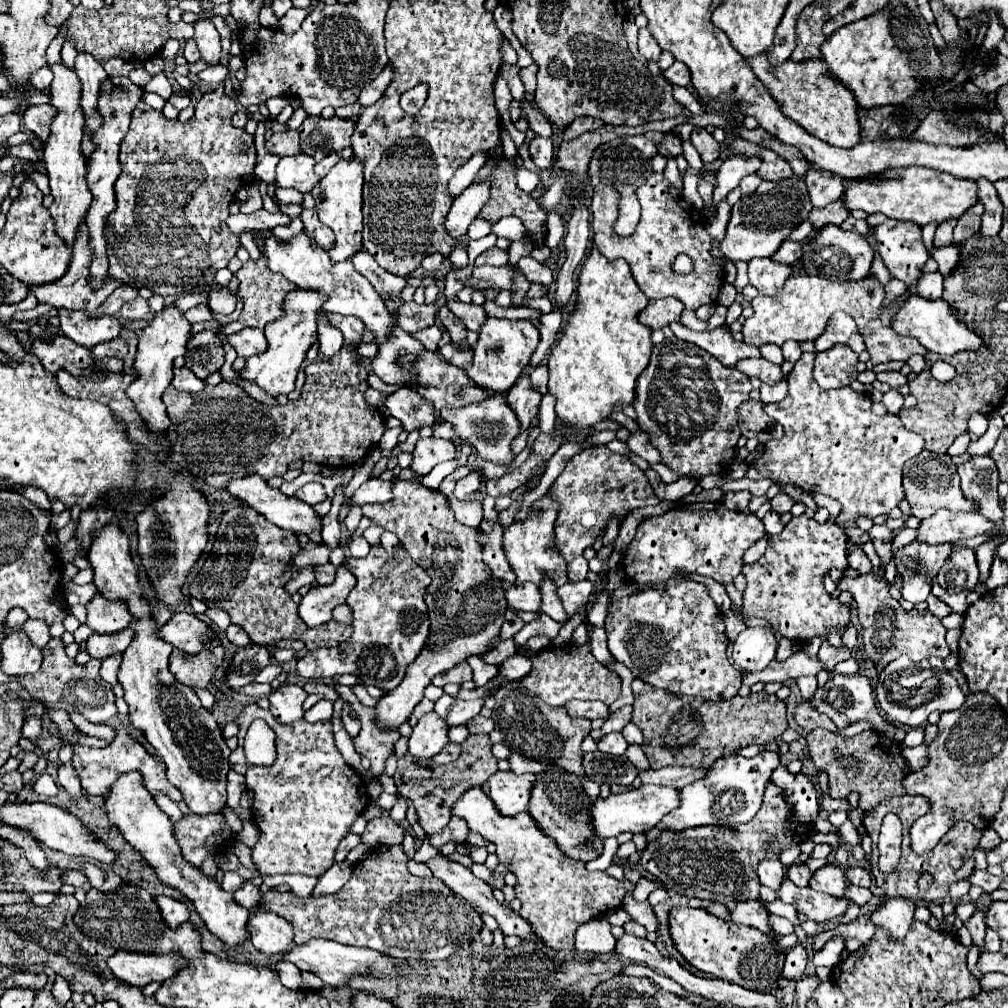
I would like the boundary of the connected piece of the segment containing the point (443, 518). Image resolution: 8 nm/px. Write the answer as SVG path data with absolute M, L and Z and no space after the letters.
M396 482L394 484L394 500L386 502L386 504L364 504L362 514L366 518L370 518L374 524L382 526L384 530L394 532L400 538L402 546L412 556L412 560L416 564L422 564L422 568L432 578L432 584L426 590L426 606L428 606L430 622L432 622L430 624L430 638L428 638L424 650L420 652L420 656L406 668L406 676L404 676L402 684L398 684L398 688L394 688L392 692L384 694L374 706L376 724L382 730L398 730L400 724L408 722L414 706L424 698L424 690L436 674L448 672L450 668L454 668L454 664L464 662L468 656L472 656L472 654L482 656L488 650L490 640L496 638L498 632L500 632L500 626L504 622L504 612L508 610L508 604L506 604L502 582L488 572L488 568L482 560L482 546L476 542L476 530L470 528L470 526L460 524L454 518L454 514L450 512L450 508L446 504L444 494L440 494L436 490L430 490L422 484Z

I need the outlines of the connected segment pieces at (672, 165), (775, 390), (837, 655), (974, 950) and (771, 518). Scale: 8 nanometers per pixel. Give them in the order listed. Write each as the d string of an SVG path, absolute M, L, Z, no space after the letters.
M668 158L668 164L666 164L666 168L664 168L664 176L668 178L668 182L670 182L670 184L674 184L674 186L678 188L678 192L680 192L680 194L684 194L682 174L680 174L680 170L678 170L678 166L676 166L676 160L674 160L674 158Z
M786 378L774 386L770 384L762 384L760 386L760 400L764 404L770 404L770 402L780 402L782 398L786 396Z
M822 642L820 646L820 652L818 652L818 660L822 660L822 666L824 670L834 670L834 666L842 660L848 660L850 658L850 650L846 650L844 646L840 648L834 648L830 642Z
M972 943L969 953L967 954L967 968L968 970L970 970L970 973L977 979L980 978L980 976L982 976L982 972L978 970L977 967L978 958L979 958L979 949L977 945Z
M774 510L766 512L766 516L762 518L762 522L764 522L768 534L778 534L778 532L782 532L782 528L784 528L782 522L780 522L780 514L774 512Z

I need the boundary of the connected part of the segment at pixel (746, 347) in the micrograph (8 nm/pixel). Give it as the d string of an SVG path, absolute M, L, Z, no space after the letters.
M680 322L670 324L670 328L672 328L676 338L704 348L714 358L718 358L724 366L734 366L742 358L758 358L760 356L756 346L734 340L730 328L726 324L722 324L714 330L706 328L704 332L694 332L694 330L690 330L688 326L684 326Z

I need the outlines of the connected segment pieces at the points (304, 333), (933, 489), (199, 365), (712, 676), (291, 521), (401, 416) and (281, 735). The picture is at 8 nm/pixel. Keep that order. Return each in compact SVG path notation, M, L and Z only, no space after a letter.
M296 288L294 292L286 294L286 300L284 300L286 314L282 318L274 320L272 324L266 324L266 328L264 328L264 334L268 340L266 352L246 358L246 368L238 374L238 378L254 382L270 396L290 394L294 390L294 382L296 382L300 364L304 362L308 348L316 342L316 330L318 330L316 312L322 308L324 302L326 302L326 296L320 292L308 292L308 290Z
M922 450L918 456L914 456L914 460L908 460L904 468L904 492L906 492L906 500L912 506L912 514L918 520L932 516L940 508L950 508L954 512L976 512L974 502L966 500L960 492L958 470L948 454L940 456L936 452Z
M202 330L190 338L190 344L186 348L184 360L188 362L190 370L200 376L208 378L210 374L218 372L224 364L224 348L218 336L210 330Z
M674 576L664 584L640 590L614 602L606 616L608 648L612 656L628 666L632 674L646 684L668 690L676 696L700 696L704 700L730 700L740 690L742 674L732 668L726 656L728 638L724 634L724 618L704 584L688 580L684 576Z
M244 476L244 478L238 478L238 480L230 480L226 490L228 490L230 496L246 502L250 508L254 508L256 512L266 516L266 520L270 520L278 528L290 530L294 534L310 534L314 530L316 532L322 530L322 518L314 512L314 508L310 504L302 504L302 500L298 500L298 498L288 498L278 488L268 486L268 482L262 480L262 476Z
M400 388L388 394L384 400L384 406L390 410L394 418L402 422L402 426L406 426L406 432L412 432L416 428L430 426L436 422L432 404L408 388Z
M248 704L242 714L236 718L240 724L238 732L238 748L230 754L232 764L244 764L248 766L248 760L244 756L244 736L252 720L264 718L268 726L276 732L276 760L270 766L256 766L258 772L246 772L246 788L254 794L252 800L252 820L260 828L260 840L252 848L252 858L260 874L306 874L320 878L332 864L334 864L334 852L340 844L340 840L348 834L348 826L362 814L362 810L368 804L366 784L356 774L354 768L350 768L340 750L334 744L334 732L332 732L332 720L320 720L320 722L306 722L296 720L292 724L278 724L270 710L262 710L256 704Z

